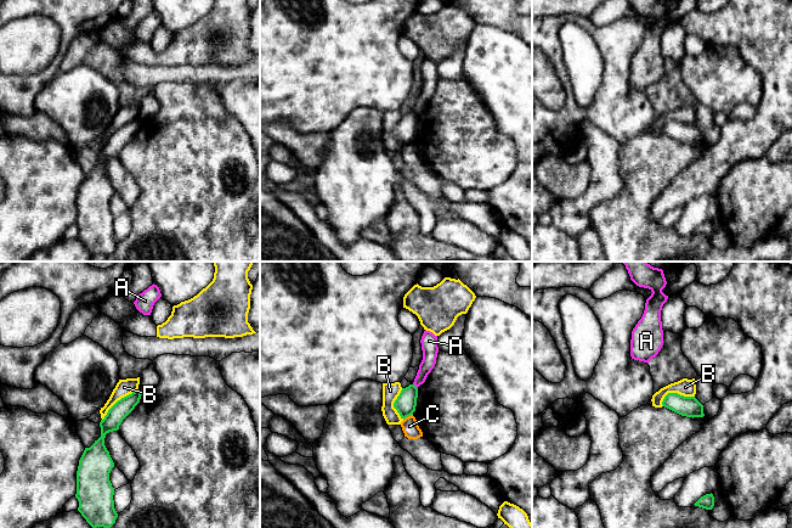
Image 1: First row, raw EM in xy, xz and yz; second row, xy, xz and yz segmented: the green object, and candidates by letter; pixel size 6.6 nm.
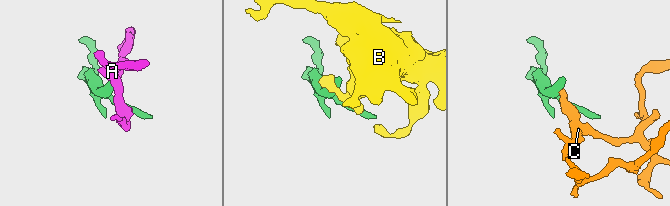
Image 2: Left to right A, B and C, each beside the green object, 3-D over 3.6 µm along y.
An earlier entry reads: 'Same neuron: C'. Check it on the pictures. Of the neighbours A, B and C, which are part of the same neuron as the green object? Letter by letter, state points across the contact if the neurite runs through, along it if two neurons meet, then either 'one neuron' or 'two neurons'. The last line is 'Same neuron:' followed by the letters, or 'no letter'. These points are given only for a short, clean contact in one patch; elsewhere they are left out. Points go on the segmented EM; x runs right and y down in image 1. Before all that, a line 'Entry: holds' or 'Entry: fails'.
Entry: fails
A: border xz (413, 383), (417, 388); two neurons
B: border xy (137, 388), (122, 397), (102, 420); two neurons
C: border xz (412, 414), (403, 420); two neurons
Same neuron: no letter

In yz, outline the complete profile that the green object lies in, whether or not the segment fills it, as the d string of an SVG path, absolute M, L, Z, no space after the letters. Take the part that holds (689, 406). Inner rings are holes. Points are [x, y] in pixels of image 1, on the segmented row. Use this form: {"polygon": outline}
{"polygon": "M668 393L662 405L681 416L703 417L703 405L695 397L684 397L678 393Z"}

